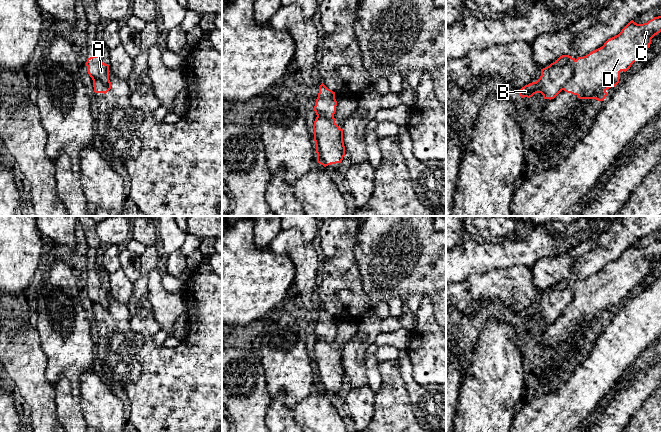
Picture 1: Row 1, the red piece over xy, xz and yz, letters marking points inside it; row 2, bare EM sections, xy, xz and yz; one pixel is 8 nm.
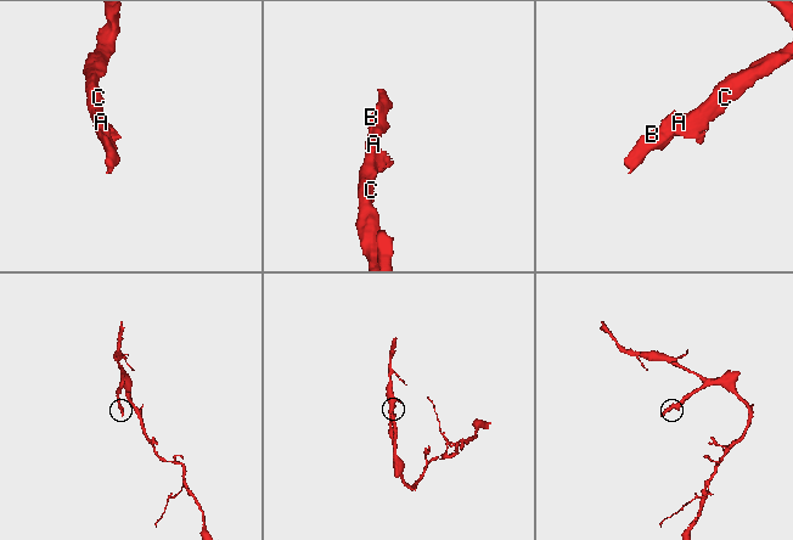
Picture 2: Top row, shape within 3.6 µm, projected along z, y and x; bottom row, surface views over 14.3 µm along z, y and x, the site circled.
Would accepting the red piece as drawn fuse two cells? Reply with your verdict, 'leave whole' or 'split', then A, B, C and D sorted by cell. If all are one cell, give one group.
split; A B / C D

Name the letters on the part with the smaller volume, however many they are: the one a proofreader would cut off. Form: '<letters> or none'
A, B

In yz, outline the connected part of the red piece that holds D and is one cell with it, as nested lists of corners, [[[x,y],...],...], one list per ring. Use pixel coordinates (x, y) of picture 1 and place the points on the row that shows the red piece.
[[[661,16],[643,24],[631,20],[602,47],[575,60],[573,77],[563,90],[579,99],[603,101],[606,90],[619,83],[620,72],[626,72],[634,62],[643,59],[651,39],[660,32]]]

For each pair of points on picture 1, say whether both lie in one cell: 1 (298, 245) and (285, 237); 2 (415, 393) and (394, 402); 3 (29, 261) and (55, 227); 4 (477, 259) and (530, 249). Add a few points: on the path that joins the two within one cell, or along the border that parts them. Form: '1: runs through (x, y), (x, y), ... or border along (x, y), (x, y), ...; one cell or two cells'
1: runs through (295, 245), (288, 240); one cell
2: border along (401, 375), (415, 419); two cells
3: border along (36, 226), (48, 244); two cells
4: runs through (490, 256), (517, 252); one cell

